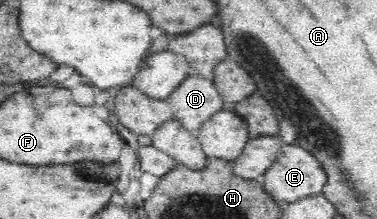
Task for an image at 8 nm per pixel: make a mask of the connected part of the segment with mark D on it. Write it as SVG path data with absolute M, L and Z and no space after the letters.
M189 75L165 99L178 120L191 133L197 133L205 121L222 111L223 97L213 80Z

